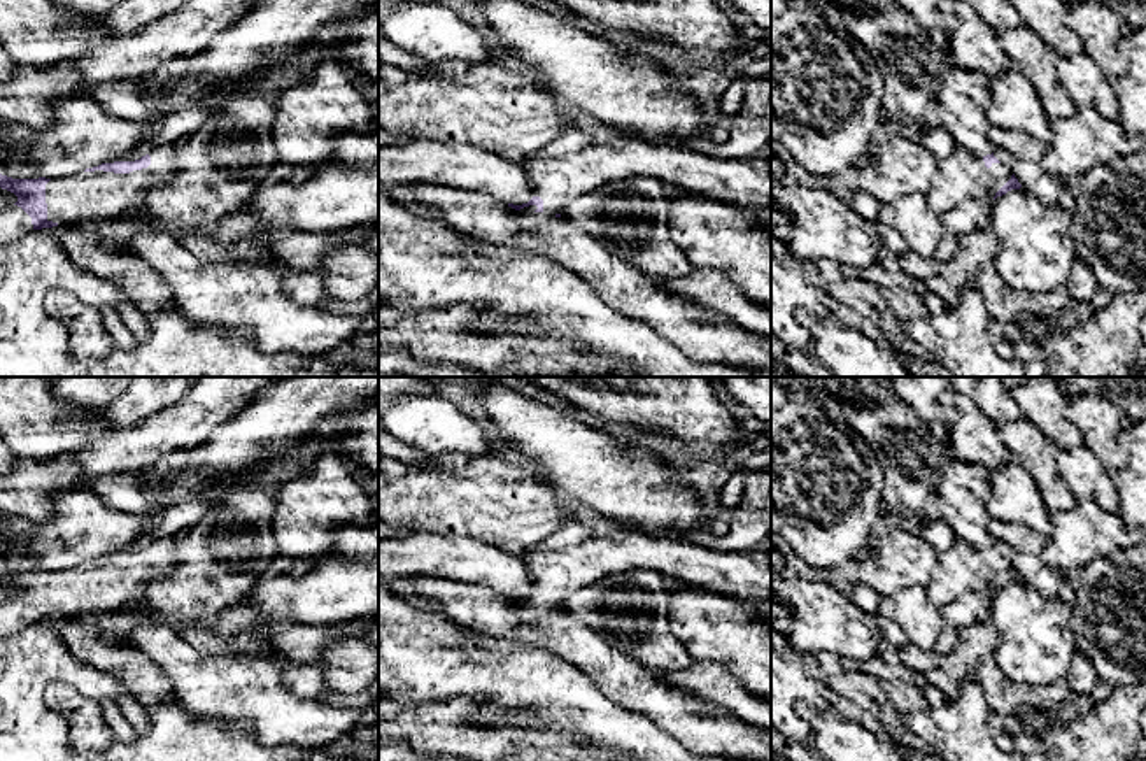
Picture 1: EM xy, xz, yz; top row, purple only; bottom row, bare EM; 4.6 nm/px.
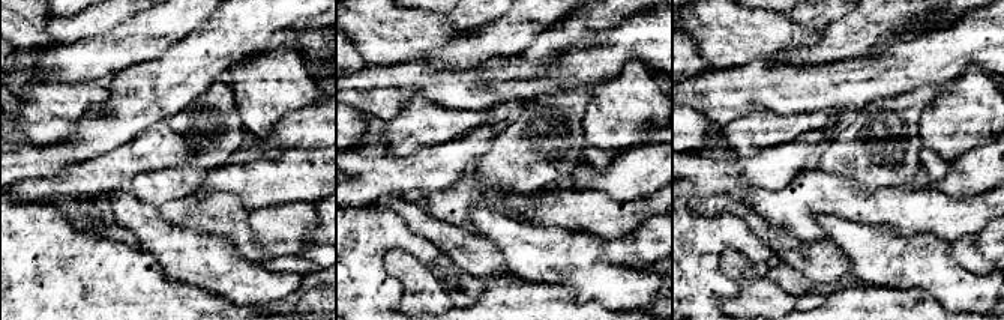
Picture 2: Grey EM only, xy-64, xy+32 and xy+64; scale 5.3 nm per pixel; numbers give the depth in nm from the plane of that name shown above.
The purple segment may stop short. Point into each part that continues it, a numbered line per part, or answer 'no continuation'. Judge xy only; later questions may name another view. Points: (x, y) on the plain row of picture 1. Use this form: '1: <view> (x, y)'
1: xy (91, 590)
2: xy (14, 616)

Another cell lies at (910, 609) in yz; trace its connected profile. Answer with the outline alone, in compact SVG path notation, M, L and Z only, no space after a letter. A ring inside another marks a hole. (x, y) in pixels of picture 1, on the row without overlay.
M923 584L899 589L880 600L881 621L895 622L909 645L932 651L946 626L943 612L929 600Z

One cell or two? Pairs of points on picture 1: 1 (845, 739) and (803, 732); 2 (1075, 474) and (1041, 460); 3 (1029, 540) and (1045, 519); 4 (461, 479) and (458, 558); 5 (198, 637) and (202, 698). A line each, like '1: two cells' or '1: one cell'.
1: two cells
2: two cells
3: two cells
4: two cells
5: two cells

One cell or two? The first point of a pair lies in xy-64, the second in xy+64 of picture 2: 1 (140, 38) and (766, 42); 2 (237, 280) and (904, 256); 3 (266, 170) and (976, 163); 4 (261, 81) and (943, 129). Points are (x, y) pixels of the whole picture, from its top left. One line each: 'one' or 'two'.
1: two
2: one
3: one
4: one

